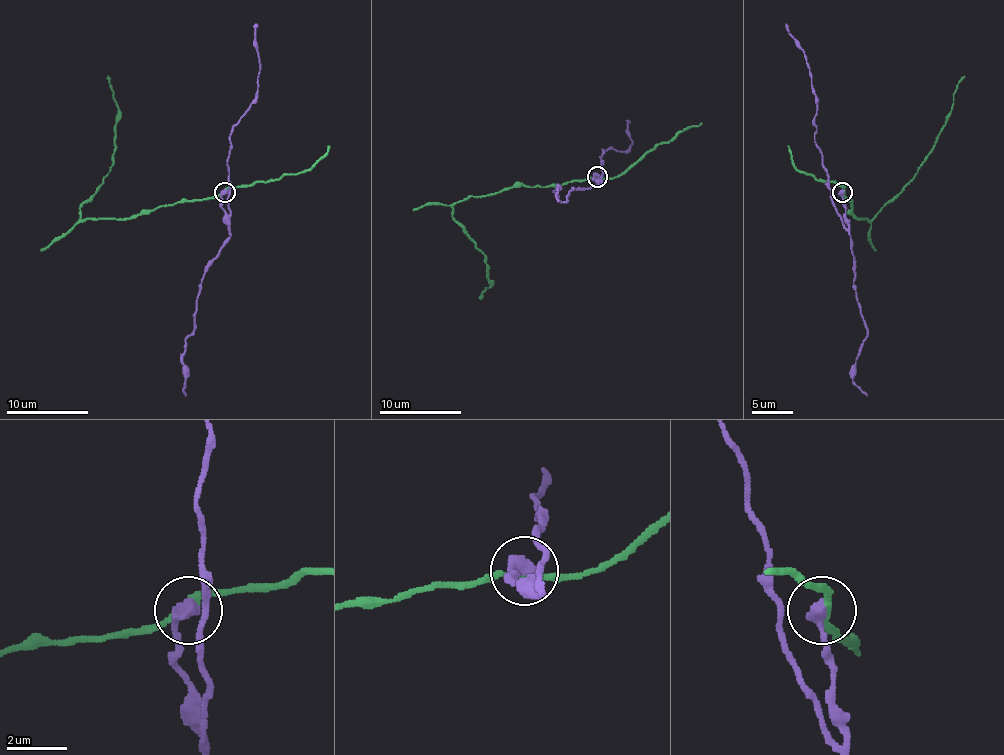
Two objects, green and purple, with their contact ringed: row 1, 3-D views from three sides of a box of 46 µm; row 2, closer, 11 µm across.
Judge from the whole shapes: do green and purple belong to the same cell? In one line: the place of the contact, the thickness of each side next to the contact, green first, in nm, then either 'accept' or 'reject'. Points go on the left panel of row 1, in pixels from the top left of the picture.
(225, 192) | 240/320 nm | reject

